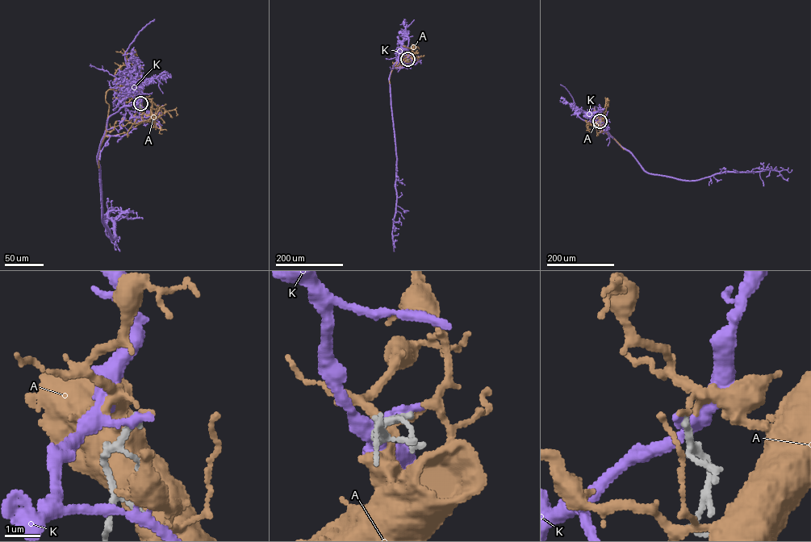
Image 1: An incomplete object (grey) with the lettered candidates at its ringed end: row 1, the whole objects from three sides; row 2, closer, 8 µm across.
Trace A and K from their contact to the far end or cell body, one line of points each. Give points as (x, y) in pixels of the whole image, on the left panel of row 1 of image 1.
A: (140, 103), (117, 86), (107, 91), (106, 100), (109, 110), (106, 134), (99, 152), (99, 168)
K: (140, 103), (138, 107), (124, 105), (109, 118), (98, 152), (102, 221), (113, 239), (112, 218)

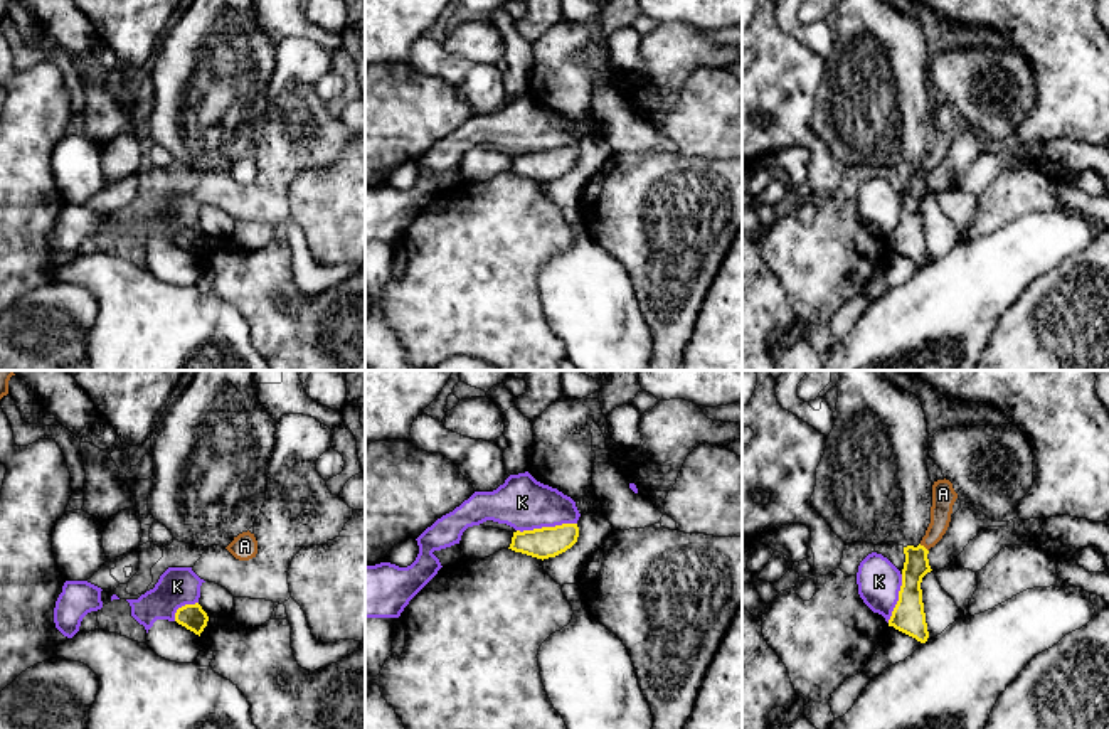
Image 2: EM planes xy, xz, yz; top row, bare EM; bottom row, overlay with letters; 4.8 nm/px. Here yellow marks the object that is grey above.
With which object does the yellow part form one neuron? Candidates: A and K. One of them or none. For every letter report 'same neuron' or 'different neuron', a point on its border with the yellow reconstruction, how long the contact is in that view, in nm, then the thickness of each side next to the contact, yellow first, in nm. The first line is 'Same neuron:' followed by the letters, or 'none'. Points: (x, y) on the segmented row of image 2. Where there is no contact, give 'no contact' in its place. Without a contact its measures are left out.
Same neuron: none
A: different neuron; contact yz (924, 548); length 60 nm; calibres 120 and 110 nm
K: different neuron; contact xz (546, 527); length 300 nm; calibres 150 and 260 nm

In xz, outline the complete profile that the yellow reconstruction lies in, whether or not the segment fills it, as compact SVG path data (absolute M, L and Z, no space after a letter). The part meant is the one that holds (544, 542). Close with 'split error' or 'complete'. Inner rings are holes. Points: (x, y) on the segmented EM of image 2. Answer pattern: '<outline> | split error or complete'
M562 524L533 530L513 532L508 549L537 559L555 557L570 549L579 537L577 524Z | complete

